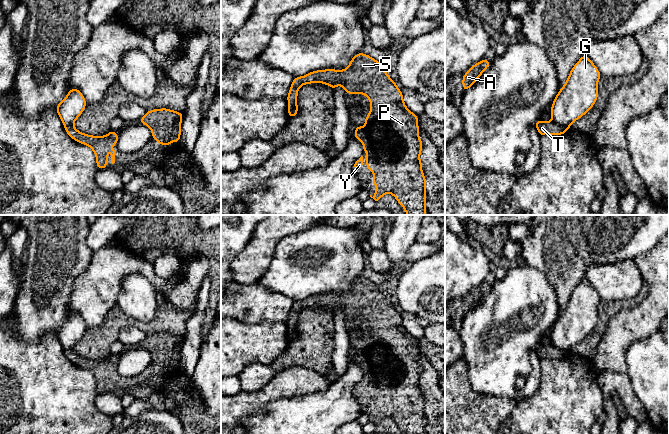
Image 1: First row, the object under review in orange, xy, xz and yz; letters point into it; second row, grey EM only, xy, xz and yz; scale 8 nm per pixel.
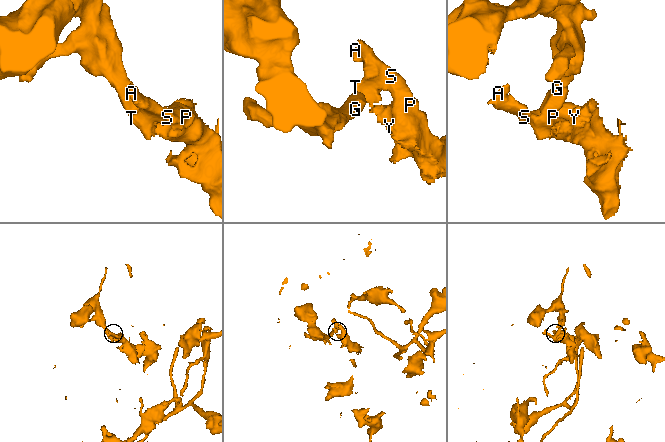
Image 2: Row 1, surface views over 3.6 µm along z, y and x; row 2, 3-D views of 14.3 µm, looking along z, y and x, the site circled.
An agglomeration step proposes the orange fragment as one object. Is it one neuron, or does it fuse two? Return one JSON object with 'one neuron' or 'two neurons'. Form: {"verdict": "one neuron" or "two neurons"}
{"verdict": "two neurons"}

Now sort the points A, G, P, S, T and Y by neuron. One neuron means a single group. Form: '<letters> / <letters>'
A P S T Y / G

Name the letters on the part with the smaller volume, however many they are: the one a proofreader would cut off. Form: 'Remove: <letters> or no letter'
Remove: A, P, S, T, Y

